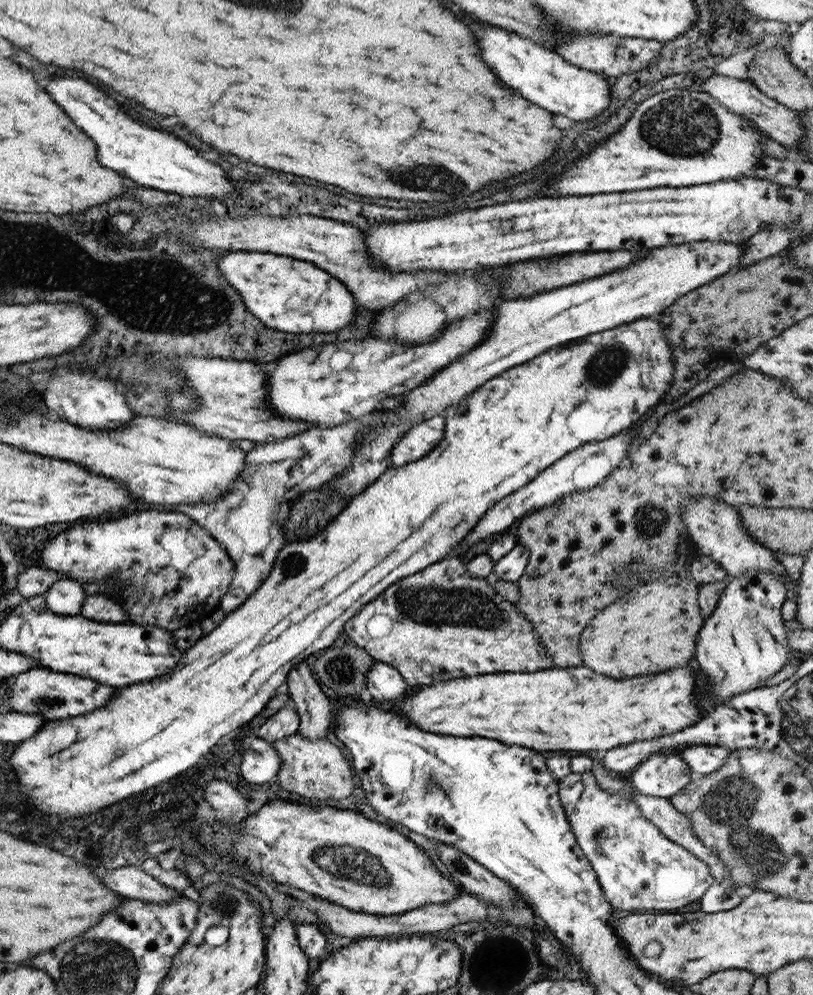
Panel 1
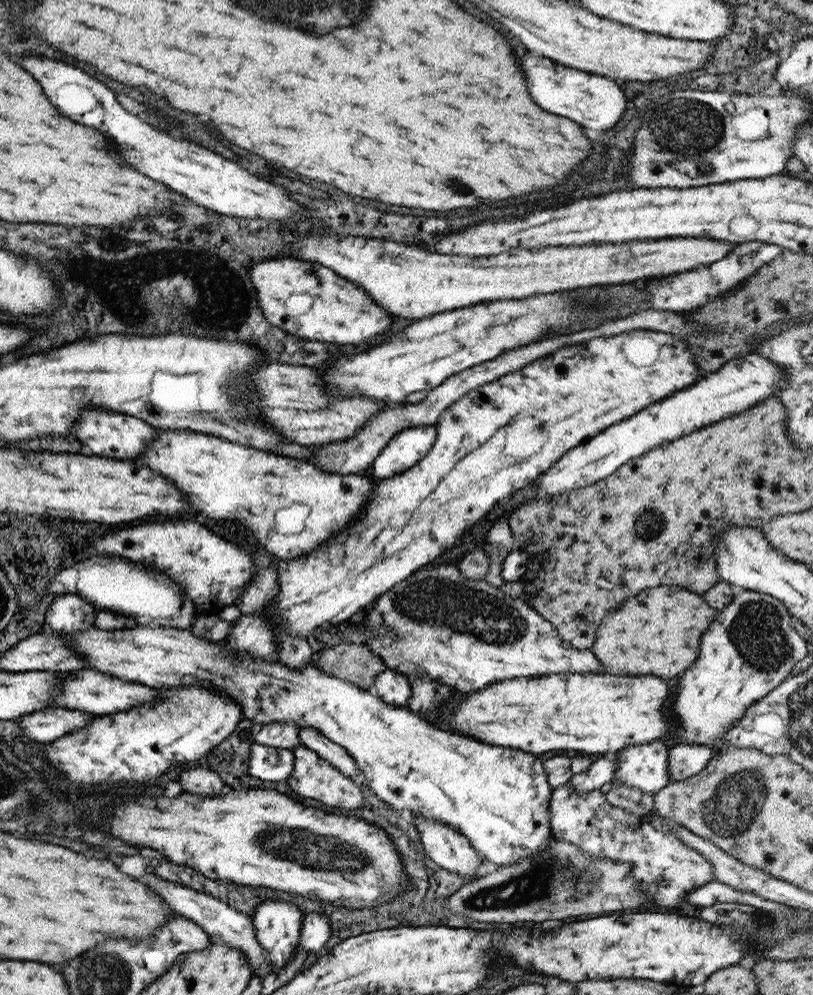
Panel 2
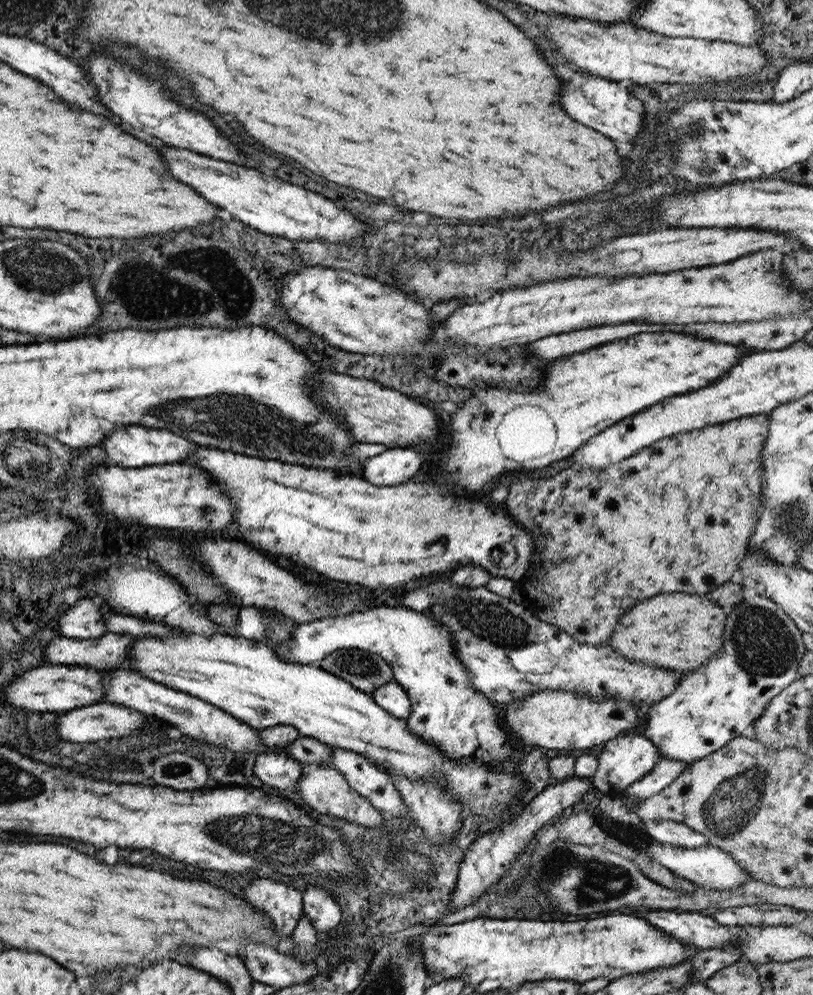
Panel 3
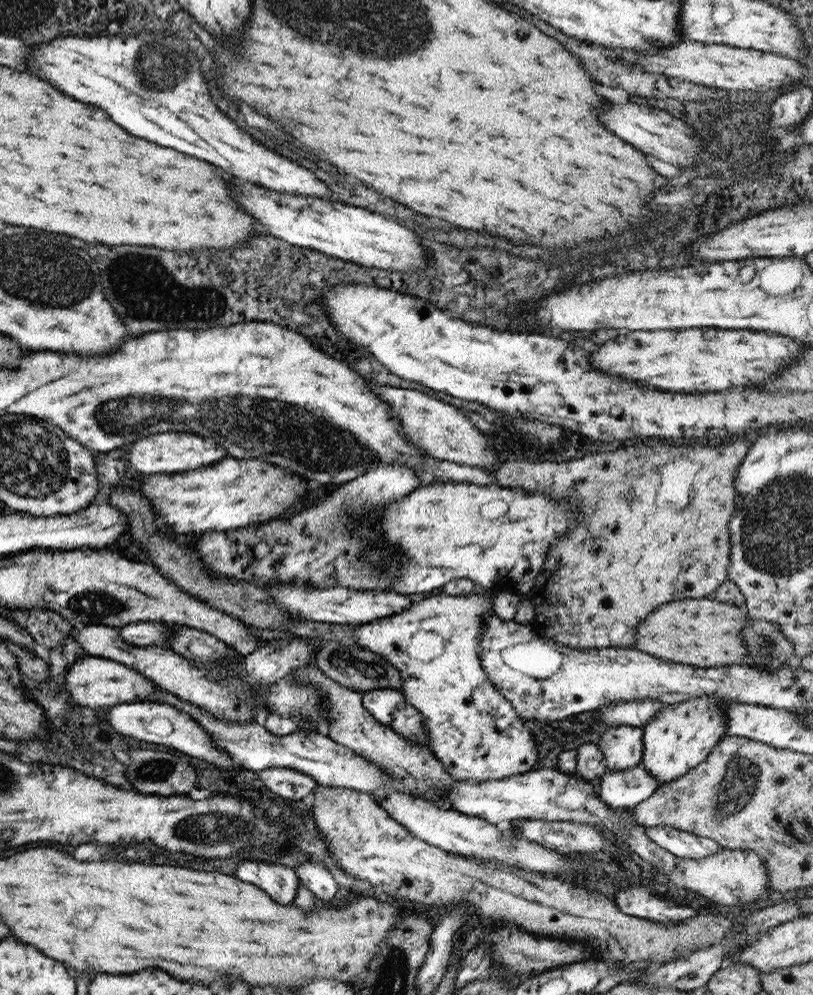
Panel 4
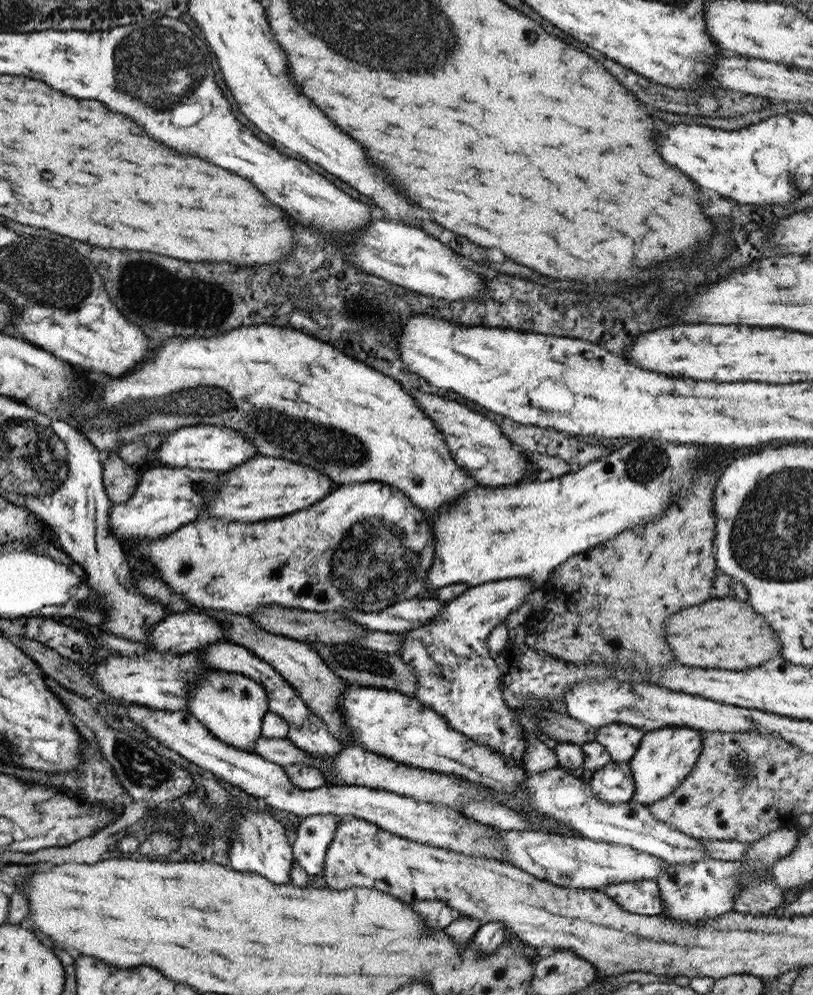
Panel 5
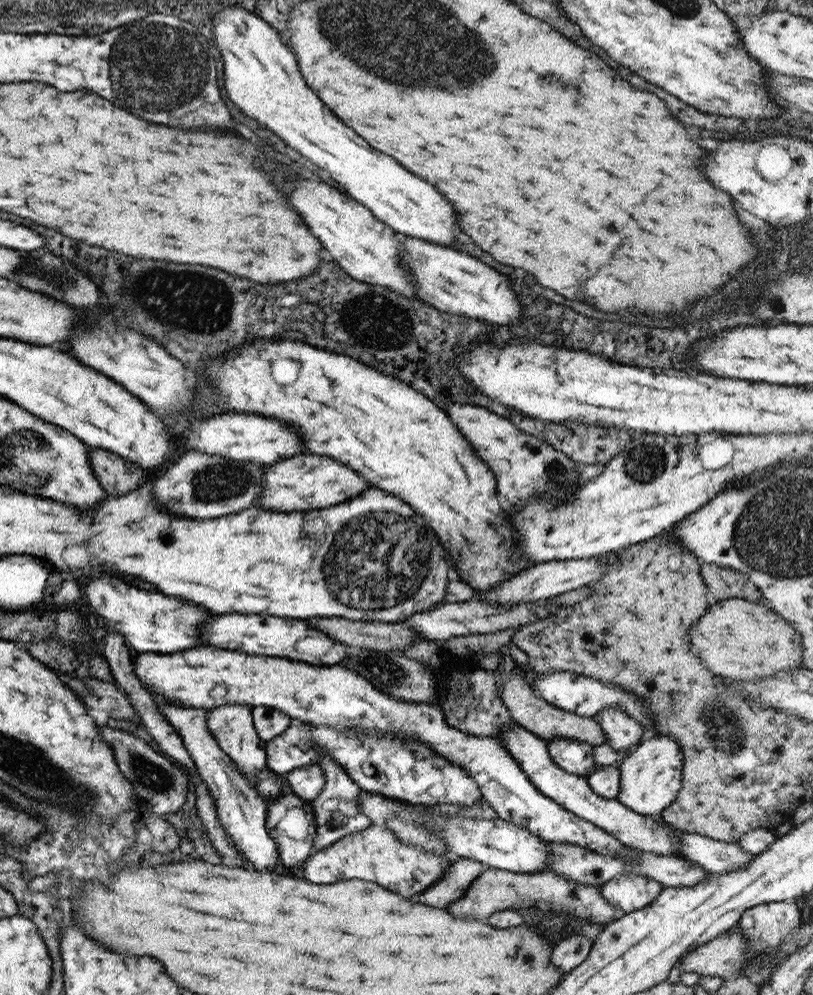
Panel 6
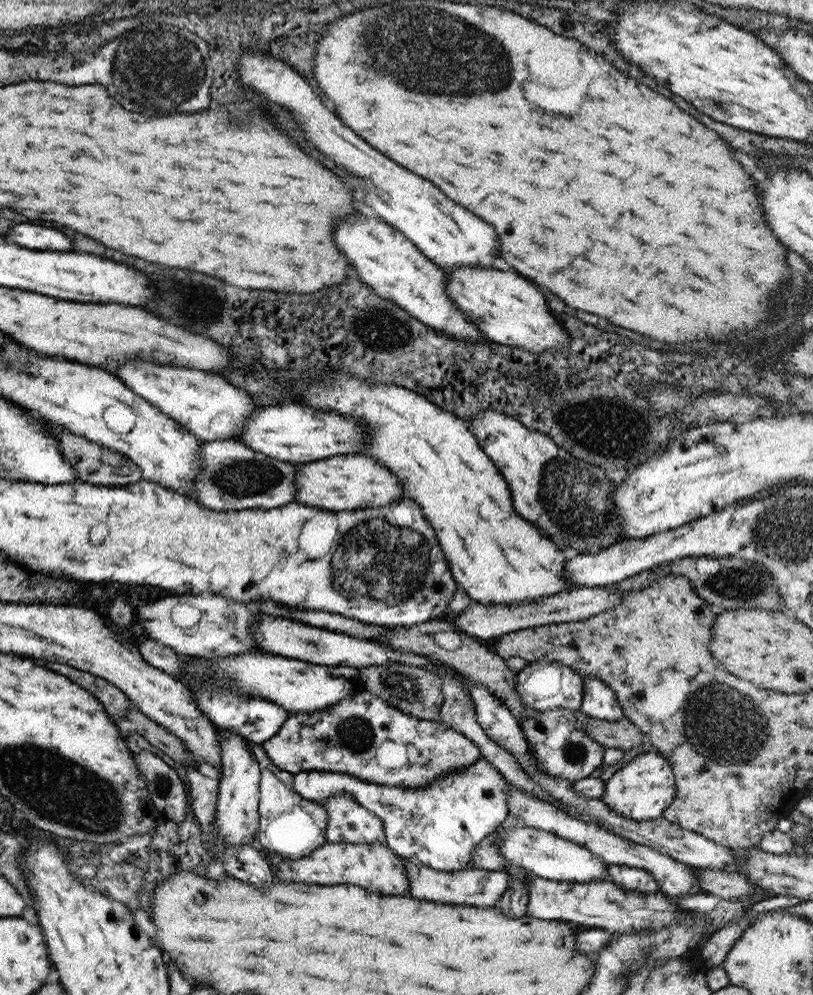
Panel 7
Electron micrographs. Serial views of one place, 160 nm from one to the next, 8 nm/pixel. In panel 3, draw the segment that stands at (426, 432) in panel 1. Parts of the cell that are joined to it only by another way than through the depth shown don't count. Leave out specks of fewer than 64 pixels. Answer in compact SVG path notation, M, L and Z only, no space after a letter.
M417 447L387 448L385 451L363 461L363 480L373 486L396 486L419 473L423 464Z

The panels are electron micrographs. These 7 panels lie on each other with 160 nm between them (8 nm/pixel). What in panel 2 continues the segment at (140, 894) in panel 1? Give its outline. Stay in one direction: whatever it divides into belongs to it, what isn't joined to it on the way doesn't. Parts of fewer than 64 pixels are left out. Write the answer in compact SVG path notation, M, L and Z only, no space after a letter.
M143 874L141 876L141 882L149 884L155 892L174 910L174 914L179 914L194 922L205 932L208 936L212 936L219 942L224 942L230 948L236 948L240 950L240 953L247 959L253 975L259 978L263 978L268 974L267 970L267 955L266 950L257 942L254 935L254 928L252 927L252 921L250 918L236 908L230 908L229 905L221 902L218 898L207 895L207 892L199 892L195 890L189 890L189 888L183 888L183 886L177 886L177 884L171 884L171 882L165 882L165 880L159 879L159 877L151 876L149 874Z

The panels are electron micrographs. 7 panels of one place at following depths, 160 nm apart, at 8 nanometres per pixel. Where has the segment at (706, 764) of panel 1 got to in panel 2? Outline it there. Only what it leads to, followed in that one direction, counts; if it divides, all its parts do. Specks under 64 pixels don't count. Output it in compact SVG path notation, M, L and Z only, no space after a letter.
M675 744L668 749L667 775L671 783L680 781L705 768L707 759L715 752L714 746Z

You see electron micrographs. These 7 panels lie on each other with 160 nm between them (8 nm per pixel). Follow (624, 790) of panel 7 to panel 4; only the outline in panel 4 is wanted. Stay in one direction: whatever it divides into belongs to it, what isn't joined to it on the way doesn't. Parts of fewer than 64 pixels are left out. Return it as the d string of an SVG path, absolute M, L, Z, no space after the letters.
M718 696L688 698L681 702L664 705L645 726L642 726L642 757L640 763L644 764L645 771L658 781L658 785L683 777L683 774L705 760L715 743L726 733L724 706L727 703L732 704L730 700L724 700L724 698L718 698Z

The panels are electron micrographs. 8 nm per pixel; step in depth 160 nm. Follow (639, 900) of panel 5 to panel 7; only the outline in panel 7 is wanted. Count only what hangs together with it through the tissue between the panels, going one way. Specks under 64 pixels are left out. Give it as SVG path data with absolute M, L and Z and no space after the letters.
M613 863L612 865L607 865L606 876L607 880L615 883L624 891L636 890L643 894L651 894L658 890L657 883L651 874L639 867Z

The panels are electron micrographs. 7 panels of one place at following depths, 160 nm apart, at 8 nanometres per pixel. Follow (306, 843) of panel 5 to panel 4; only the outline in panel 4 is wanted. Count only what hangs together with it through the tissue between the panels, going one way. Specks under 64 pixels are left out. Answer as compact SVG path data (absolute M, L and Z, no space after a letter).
M309 858L293 869L296 877L301 880L301 884L307 890L311 890L317 900L321 900L323 904L329 904L329 900L333 898L337 890L337 883L333 881L324 864Z

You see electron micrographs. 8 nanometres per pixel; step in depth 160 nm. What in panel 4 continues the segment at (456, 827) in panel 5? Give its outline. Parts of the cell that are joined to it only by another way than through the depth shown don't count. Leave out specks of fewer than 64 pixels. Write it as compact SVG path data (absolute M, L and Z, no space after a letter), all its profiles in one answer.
M131 702L117 704L103 708L104 719L113 730L123 736L129 736L137 741L163 744L171 746L182 757L192 757L211 763L221 770L238 770L239 764L235 764L214 742L209 735L188 714L180 713L172 706L157 702Z

